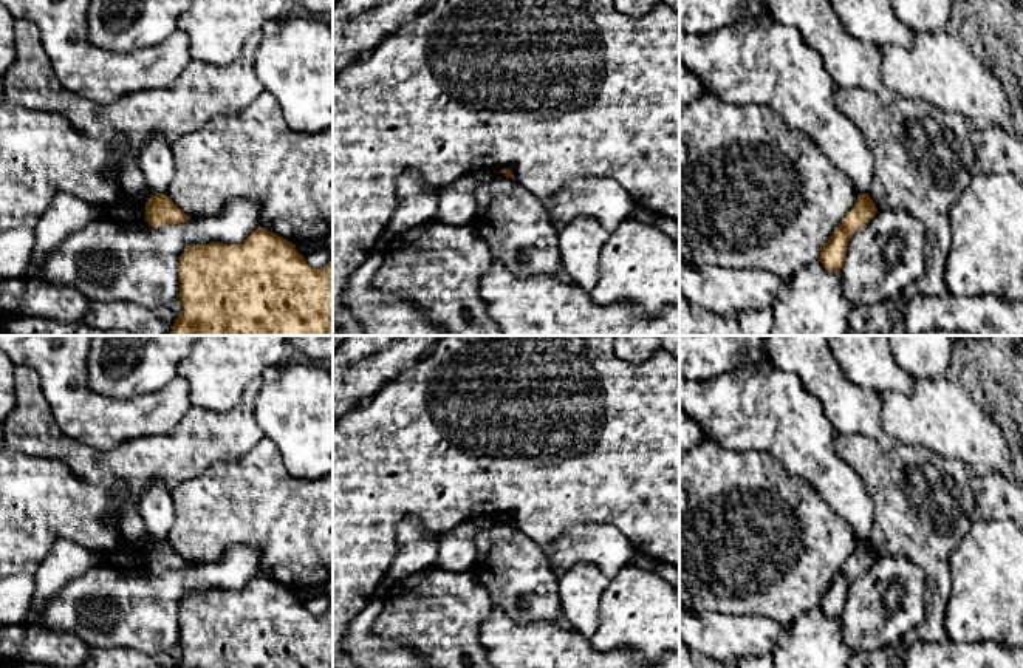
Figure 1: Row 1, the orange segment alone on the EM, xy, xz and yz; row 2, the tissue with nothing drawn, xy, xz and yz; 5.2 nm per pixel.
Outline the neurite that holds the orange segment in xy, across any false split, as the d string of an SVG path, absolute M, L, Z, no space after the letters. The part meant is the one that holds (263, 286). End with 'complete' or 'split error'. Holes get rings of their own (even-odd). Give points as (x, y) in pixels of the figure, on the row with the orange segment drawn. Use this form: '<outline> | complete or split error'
M257 227L241 244L215 241L187 246L180 258L178 280L178 297L183 311L180 317L175 319L175 325L169 336L333 336L333 260L323 268L314 269L308 266L303 255L296 250L296 244L263 227Z | complete

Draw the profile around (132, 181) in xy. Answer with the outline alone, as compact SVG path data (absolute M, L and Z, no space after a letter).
M118 136L118 152L121 153L121 187L125 196L147 203L152 196L150 187L139 169L139 162L135 153L124 144L124 136Z

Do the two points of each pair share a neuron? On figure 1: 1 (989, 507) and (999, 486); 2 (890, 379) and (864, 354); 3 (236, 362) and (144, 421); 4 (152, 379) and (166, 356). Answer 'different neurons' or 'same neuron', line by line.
1: same neuron
2: same neuron
3: different neurons
4: same neuron

